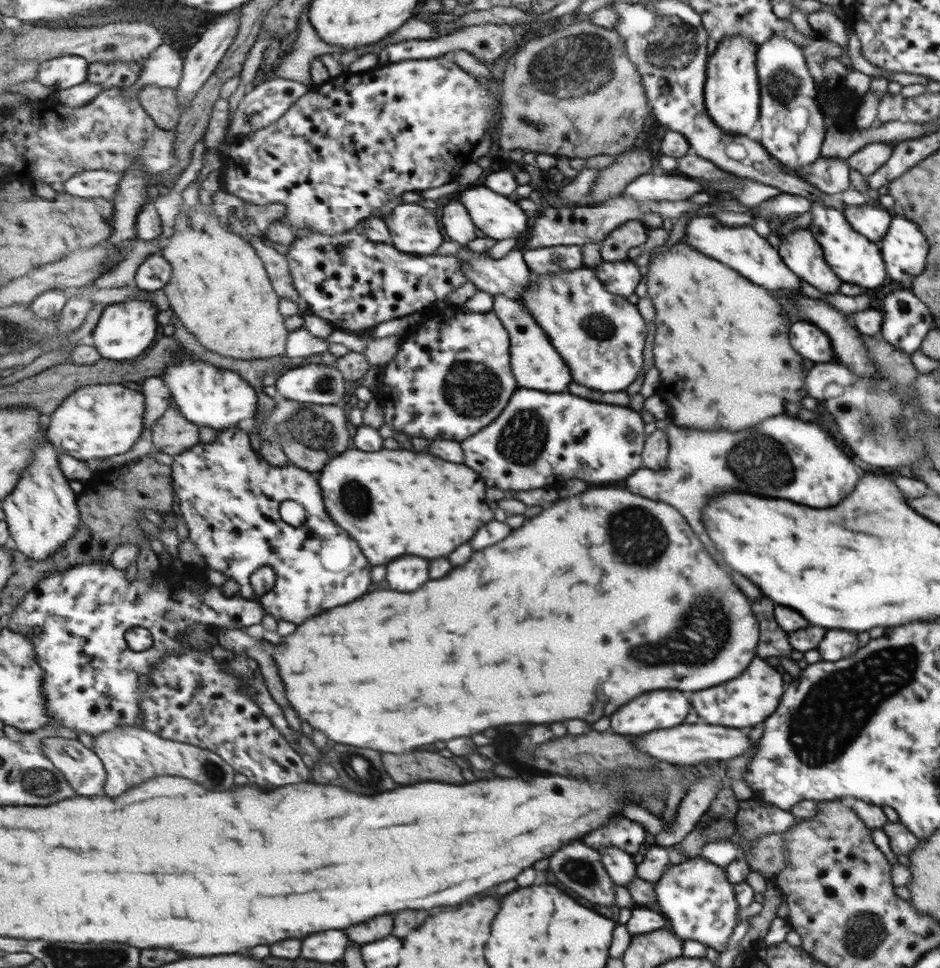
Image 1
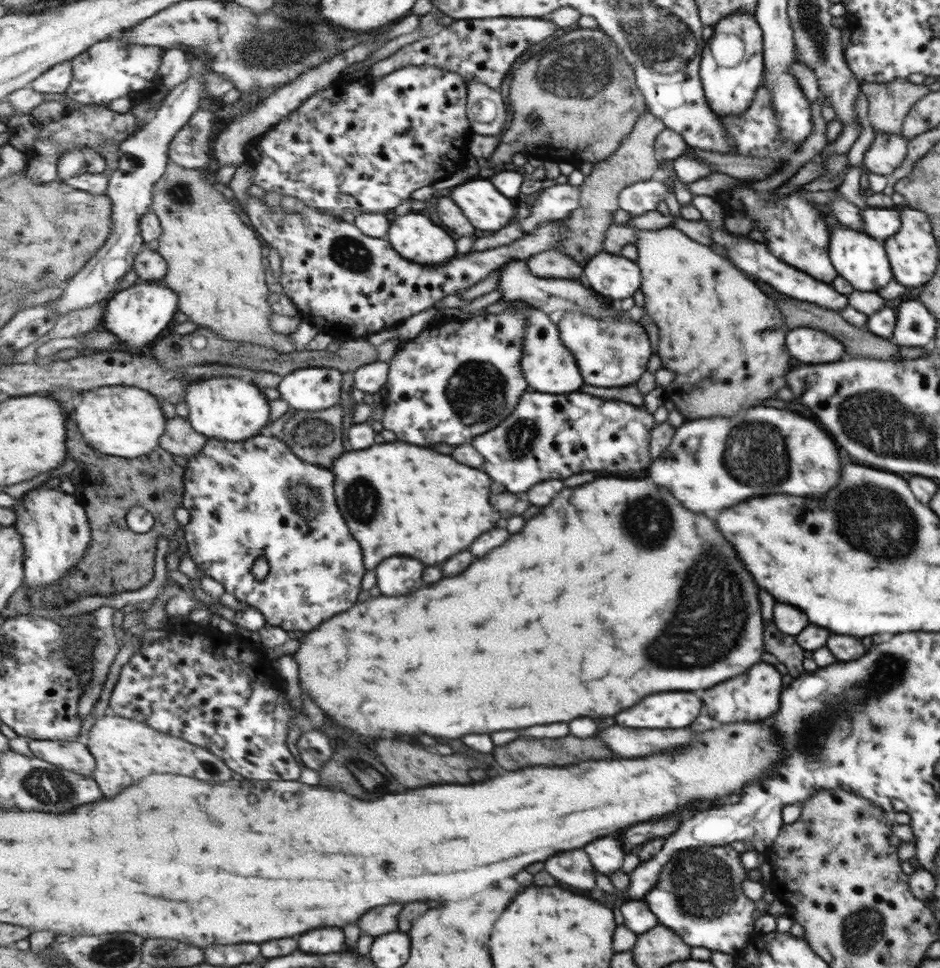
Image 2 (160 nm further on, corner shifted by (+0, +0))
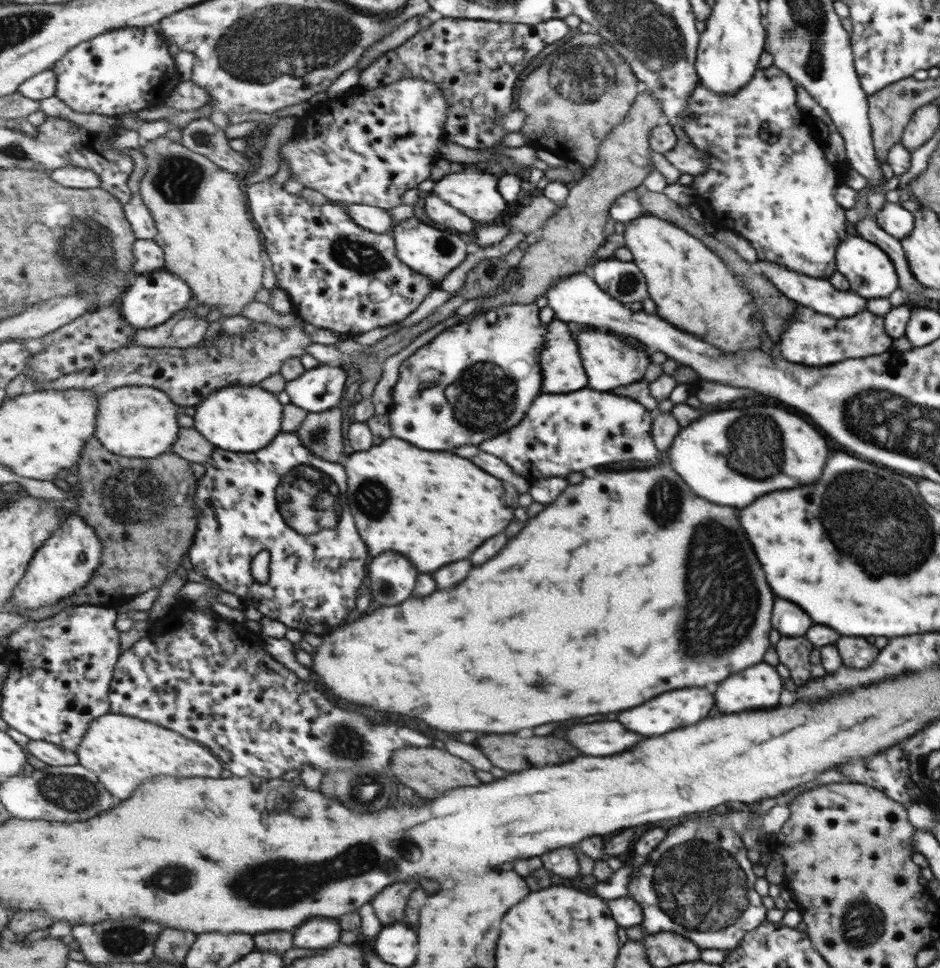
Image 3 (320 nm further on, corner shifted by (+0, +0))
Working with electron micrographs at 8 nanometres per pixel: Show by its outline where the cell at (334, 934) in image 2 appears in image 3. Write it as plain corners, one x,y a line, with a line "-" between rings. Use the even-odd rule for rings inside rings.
313,918
295,932
295,946
301,948
329,948
341,938
341,928
333,918

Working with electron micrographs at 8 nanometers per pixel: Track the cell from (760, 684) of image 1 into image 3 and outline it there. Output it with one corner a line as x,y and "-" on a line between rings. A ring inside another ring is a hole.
755,664
737,672
719,684
713,696
717,696
717,708
723,714
739,710
759,710
777,704
781,692
781,678
769,664

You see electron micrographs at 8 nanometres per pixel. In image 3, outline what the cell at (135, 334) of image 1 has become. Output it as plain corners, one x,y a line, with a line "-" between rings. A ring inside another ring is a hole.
167,268
138,275
133,279
133,284
129,287
128,292
119,300
125,320
137,330
152,329
167,323
173,315
191,305
192,301
193,290
189,288
189,284

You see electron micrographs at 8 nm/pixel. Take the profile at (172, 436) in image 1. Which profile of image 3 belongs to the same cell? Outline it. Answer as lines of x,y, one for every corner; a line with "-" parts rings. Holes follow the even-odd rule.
195,427
180,428
180,435
171,452
182,459
206,465
217,447

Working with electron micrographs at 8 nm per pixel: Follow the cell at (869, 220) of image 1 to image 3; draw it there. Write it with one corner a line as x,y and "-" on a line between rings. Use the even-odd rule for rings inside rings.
885,201
877,212
875,222
880,230
901,241
913,230
912,212
901,207
900,203

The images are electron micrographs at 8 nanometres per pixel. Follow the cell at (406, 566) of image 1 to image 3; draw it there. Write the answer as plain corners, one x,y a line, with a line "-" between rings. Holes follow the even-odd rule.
387,552
368,565
368,584
373,598
385,606
405,602
417,584
417,568
399,552

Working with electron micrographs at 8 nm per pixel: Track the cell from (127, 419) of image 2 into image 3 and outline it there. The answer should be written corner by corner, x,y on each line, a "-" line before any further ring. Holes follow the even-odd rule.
121,387
100,397
96,437
109,451
129,458
156,459
172,450
180,435
180,405
164,390
153,387

